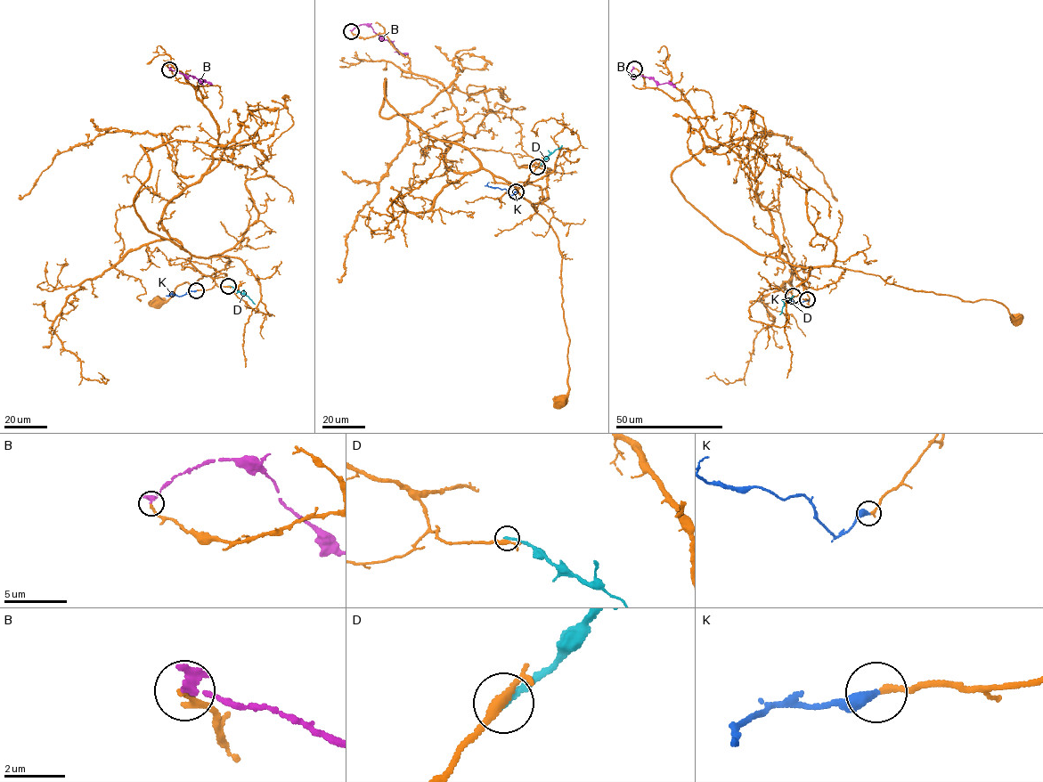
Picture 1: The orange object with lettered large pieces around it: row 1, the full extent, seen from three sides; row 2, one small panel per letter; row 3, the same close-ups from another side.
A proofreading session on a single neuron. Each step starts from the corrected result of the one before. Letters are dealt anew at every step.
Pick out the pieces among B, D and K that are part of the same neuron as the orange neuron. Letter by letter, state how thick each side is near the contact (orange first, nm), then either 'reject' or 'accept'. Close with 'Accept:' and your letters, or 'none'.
B: 190/340 nm | reject
D: 280/200 nm | reject
K: 200/400 nm | accept
Accept: K

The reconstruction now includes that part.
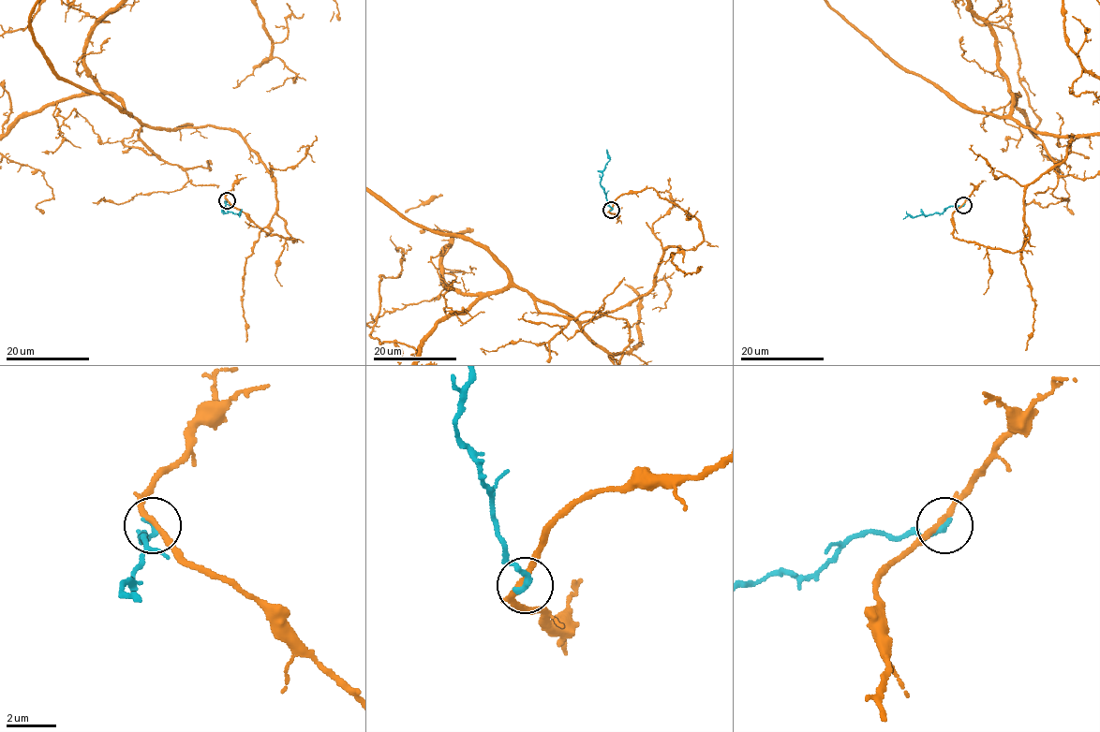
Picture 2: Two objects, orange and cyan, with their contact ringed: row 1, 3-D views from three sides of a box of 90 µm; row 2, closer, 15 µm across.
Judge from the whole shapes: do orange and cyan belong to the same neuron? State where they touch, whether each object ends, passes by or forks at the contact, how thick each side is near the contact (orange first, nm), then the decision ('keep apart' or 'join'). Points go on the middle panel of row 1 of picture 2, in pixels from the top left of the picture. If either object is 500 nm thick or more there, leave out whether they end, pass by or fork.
at (611, 210); orange passes by; cyan ends there; 200 nm thick on the orange side, 280 nm on the other; keep apart

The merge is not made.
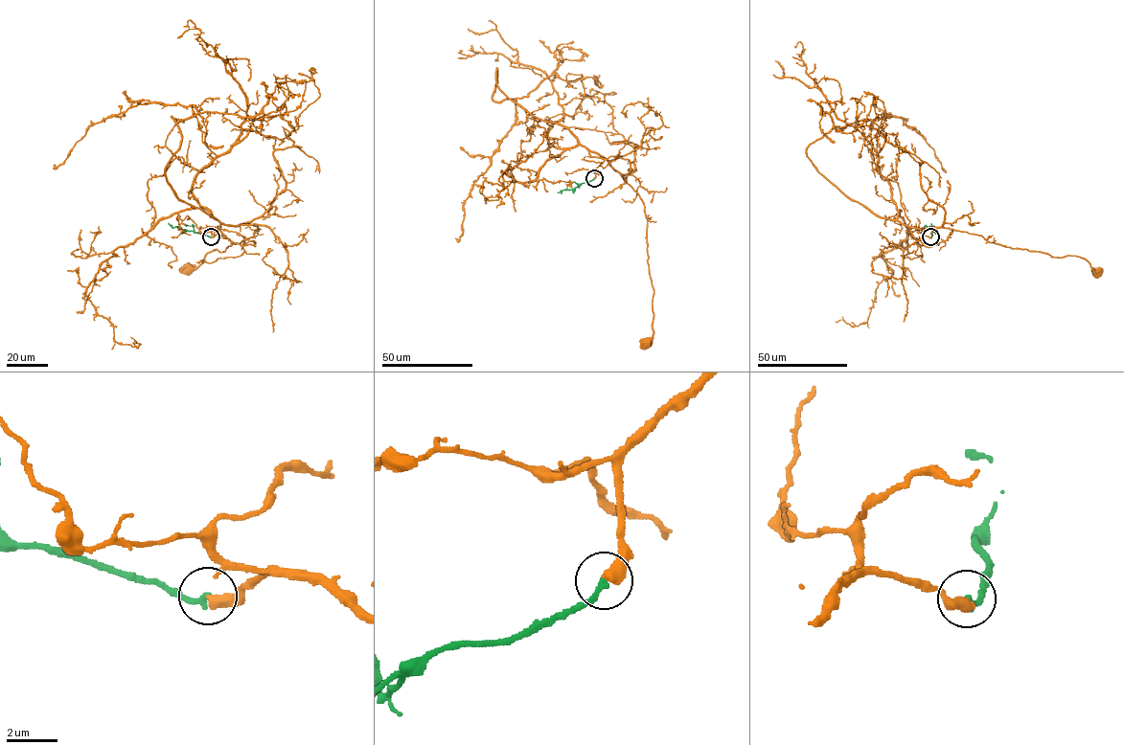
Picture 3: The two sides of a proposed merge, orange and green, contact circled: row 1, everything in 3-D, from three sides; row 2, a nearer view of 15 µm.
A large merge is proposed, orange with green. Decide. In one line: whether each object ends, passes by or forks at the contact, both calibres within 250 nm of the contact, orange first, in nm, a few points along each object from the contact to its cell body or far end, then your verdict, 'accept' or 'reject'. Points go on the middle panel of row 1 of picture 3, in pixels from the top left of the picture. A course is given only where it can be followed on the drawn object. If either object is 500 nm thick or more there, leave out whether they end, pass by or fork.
500/240 nm | orange via (594, 178), (604, 160), (592, 157), (589, 151), (602, 155), (644, 204), (653, 289), (653, 331), (646, 344) | green via (594, 178), (571, 190), (557, 191) | accept

